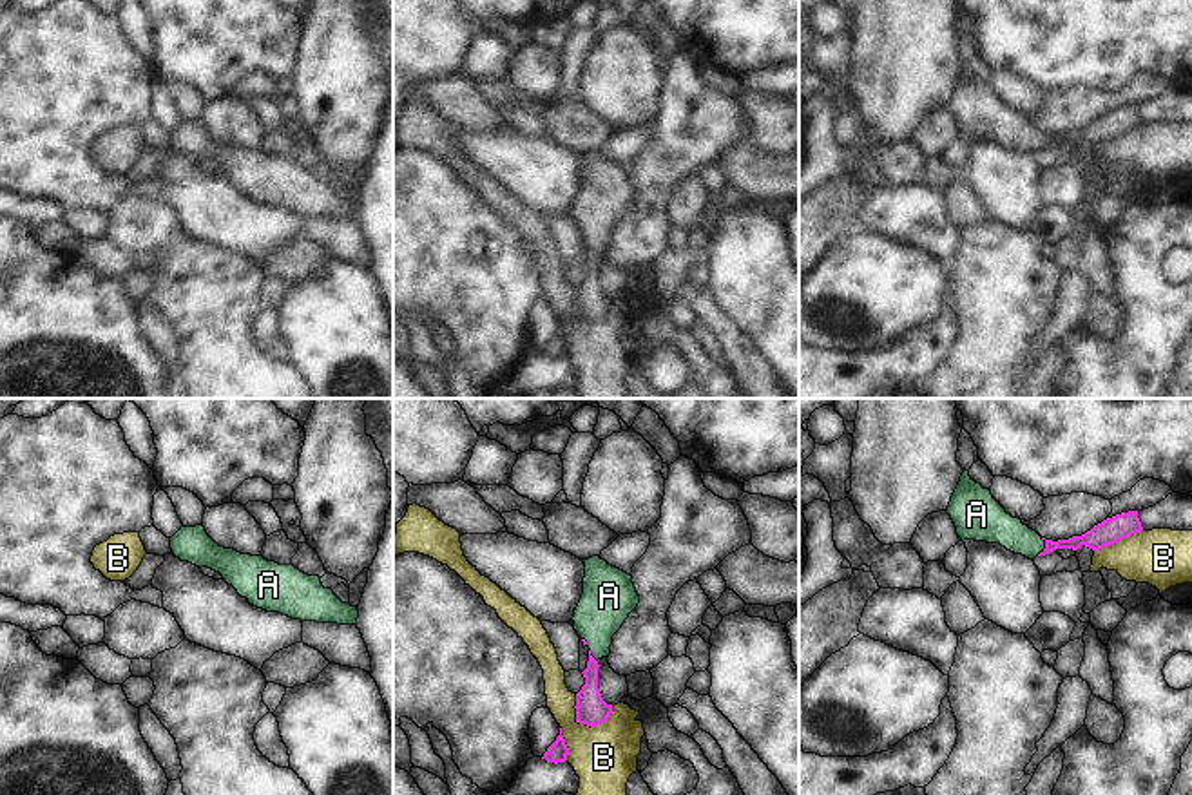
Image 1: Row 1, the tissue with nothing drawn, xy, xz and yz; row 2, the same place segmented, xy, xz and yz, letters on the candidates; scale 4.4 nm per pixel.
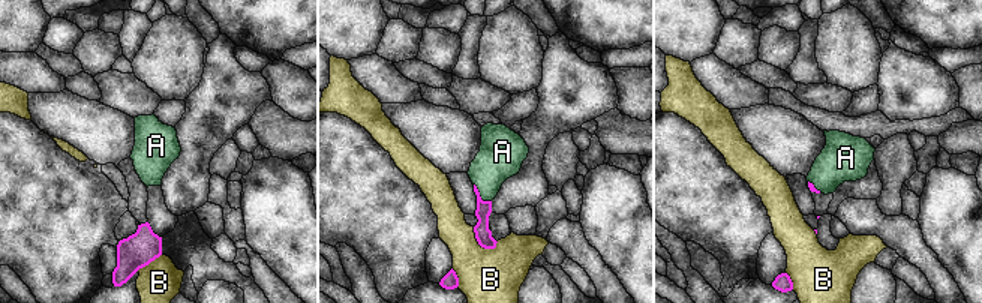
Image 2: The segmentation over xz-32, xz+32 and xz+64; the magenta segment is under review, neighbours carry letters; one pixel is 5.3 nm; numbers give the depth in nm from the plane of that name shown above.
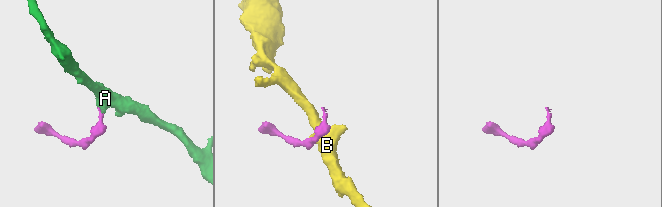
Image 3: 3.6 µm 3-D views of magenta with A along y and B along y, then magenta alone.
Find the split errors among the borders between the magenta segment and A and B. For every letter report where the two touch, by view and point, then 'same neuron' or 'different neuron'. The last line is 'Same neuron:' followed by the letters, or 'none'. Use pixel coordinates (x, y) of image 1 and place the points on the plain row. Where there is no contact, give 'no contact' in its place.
A: meets magenta in yz at (1046, 142); same neuron
B: meets magenta in xz at (580, 317); different neuron
Same neuron: A

